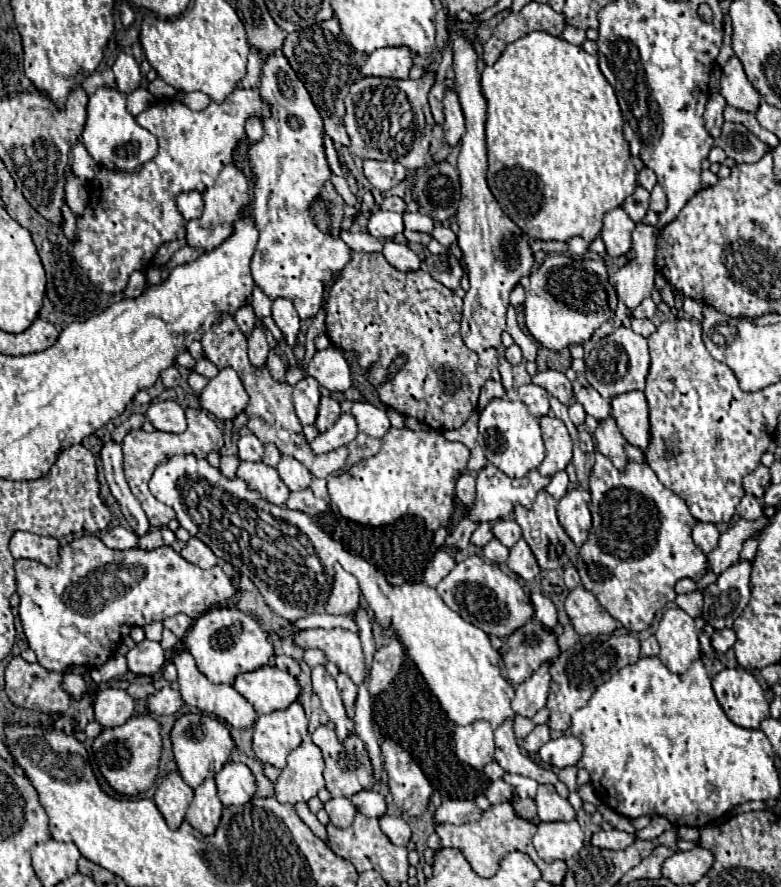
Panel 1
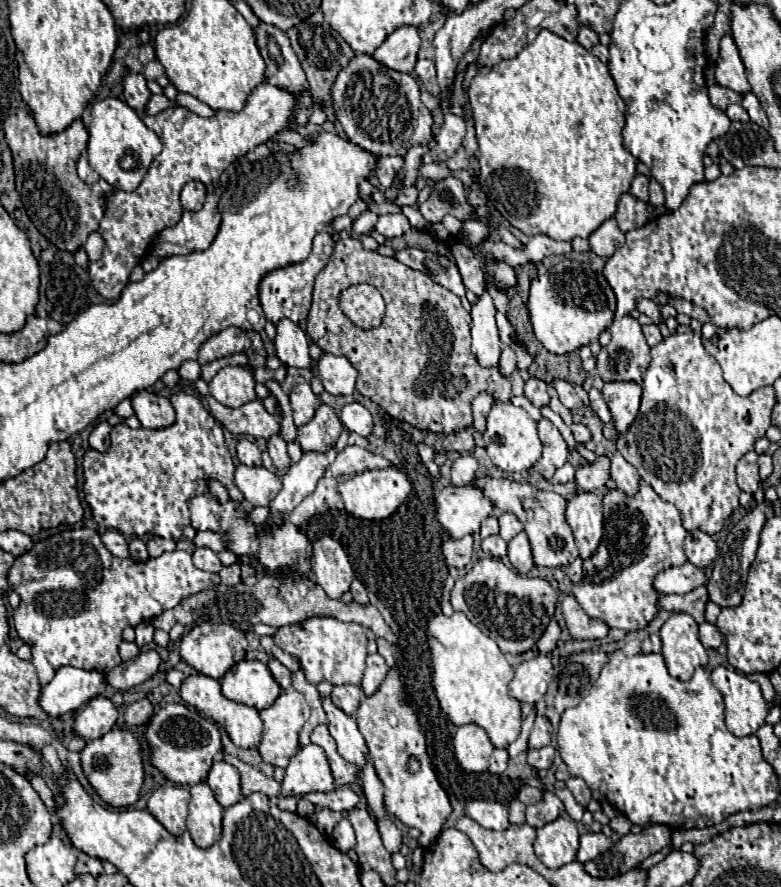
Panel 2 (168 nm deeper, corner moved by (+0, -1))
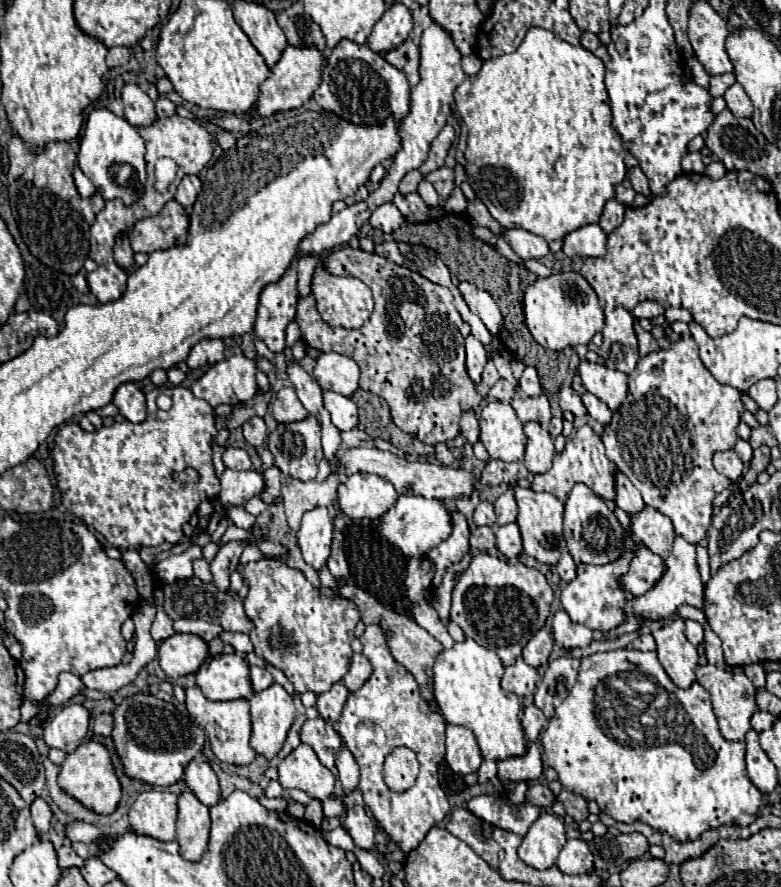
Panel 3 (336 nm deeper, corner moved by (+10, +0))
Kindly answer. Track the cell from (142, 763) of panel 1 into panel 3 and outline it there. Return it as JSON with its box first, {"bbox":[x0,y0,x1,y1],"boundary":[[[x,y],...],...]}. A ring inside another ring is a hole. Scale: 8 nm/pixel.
{"bbox":[58,740,122,814],"boundary":[[[94,740],[84,742],[74,752],[66,754],[66,760],[60,766],[58,784],[66,794],[70,794],[72,798],[76,798],[80,804],[84,804],[88,810],[92,810],[96,814],[112,814],[122,796],[110,752],[106,750],[104,744],[94,742]]]}

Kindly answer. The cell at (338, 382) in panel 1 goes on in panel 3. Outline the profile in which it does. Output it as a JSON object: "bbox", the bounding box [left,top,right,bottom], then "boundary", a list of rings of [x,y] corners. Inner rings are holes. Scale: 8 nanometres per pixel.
{"bbox":[314,352,360,396],"boundary":[[[328,352],[316,360],[314,378],[322,390],[334,390],[338,394],[352,396],[358,390],[360,368],[352,358]]]}

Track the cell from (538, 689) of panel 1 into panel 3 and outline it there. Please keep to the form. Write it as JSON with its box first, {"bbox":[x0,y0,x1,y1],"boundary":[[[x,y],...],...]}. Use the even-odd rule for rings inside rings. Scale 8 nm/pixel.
{"bbox":[504,658,538,698],"boundary":[[[518,658],[512,666],[506,668],[504,672],[504,684],[520,698],[530,698],[534,694],[536,688],[536,680],[538,680],[538,672],[536,668],[528,666],[522,658]]]}

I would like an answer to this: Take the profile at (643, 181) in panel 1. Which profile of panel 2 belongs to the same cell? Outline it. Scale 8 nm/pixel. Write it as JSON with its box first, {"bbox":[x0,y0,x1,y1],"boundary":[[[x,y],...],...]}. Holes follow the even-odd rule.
{"bbox":[630,175,650,201],"boundary":[[[636,175],[634,181],[632,181],[632,189],[630,193],[642,201],[648,199],[648,185],[650,185],[650,179],[646,175]]]}

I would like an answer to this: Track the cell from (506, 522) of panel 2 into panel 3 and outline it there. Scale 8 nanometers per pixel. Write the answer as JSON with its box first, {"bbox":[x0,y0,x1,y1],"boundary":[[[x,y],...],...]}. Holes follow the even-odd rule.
{"bbox":[494,486,518,526],"boundary":[[[510,486],[506,492],[502,492],[502,494],[496,498],[494,508],[496,508],[496,518],[498,518],[498,520],[496,520],[496,526],[516,522],[518,506],[516,506],[516,500],[514,500],[514,486]]]}

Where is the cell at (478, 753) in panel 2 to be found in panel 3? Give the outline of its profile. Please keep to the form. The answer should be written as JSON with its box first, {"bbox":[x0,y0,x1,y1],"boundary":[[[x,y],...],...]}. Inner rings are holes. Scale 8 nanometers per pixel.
{"bbox":[446,724,482,776],"boundary":[[[446,724],[446,762],[458,776],[472,774],[480,768],[482,754],[468,728]]]}

